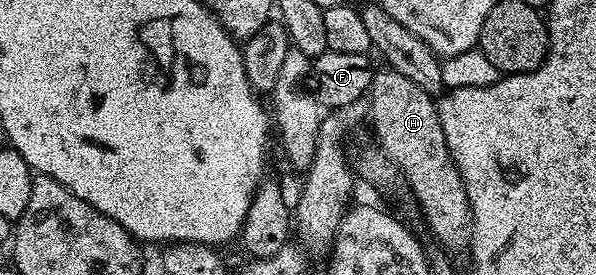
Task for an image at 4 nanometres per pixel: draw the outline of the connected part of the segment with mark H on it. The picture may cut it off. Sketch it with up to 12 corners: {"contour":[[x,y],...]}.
{"contour":[[375,71],[368,120],[439,249],[470,246],[470,203],[437,103]]}

